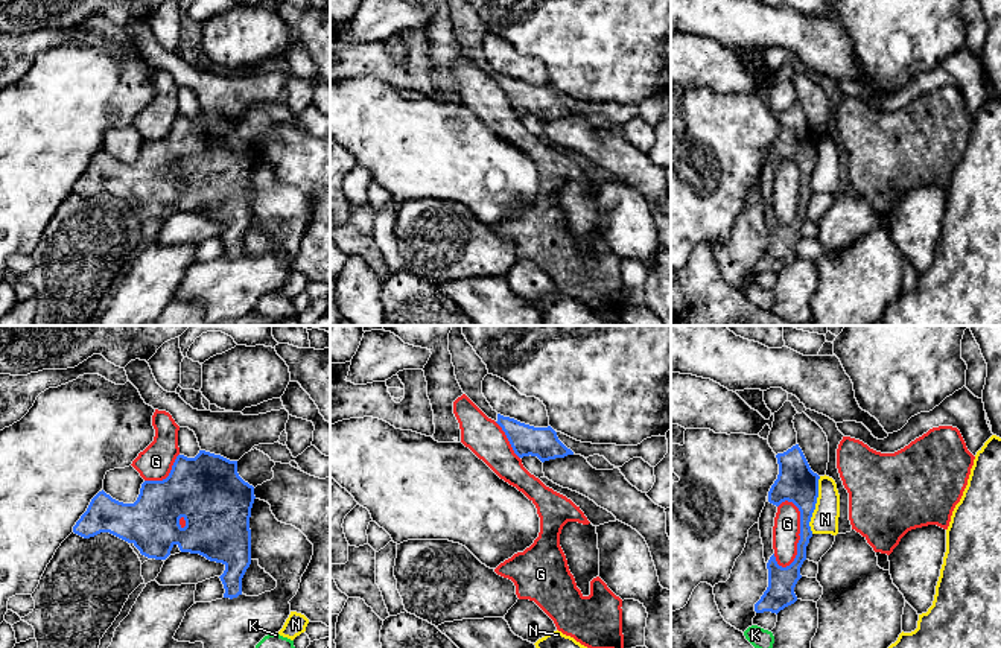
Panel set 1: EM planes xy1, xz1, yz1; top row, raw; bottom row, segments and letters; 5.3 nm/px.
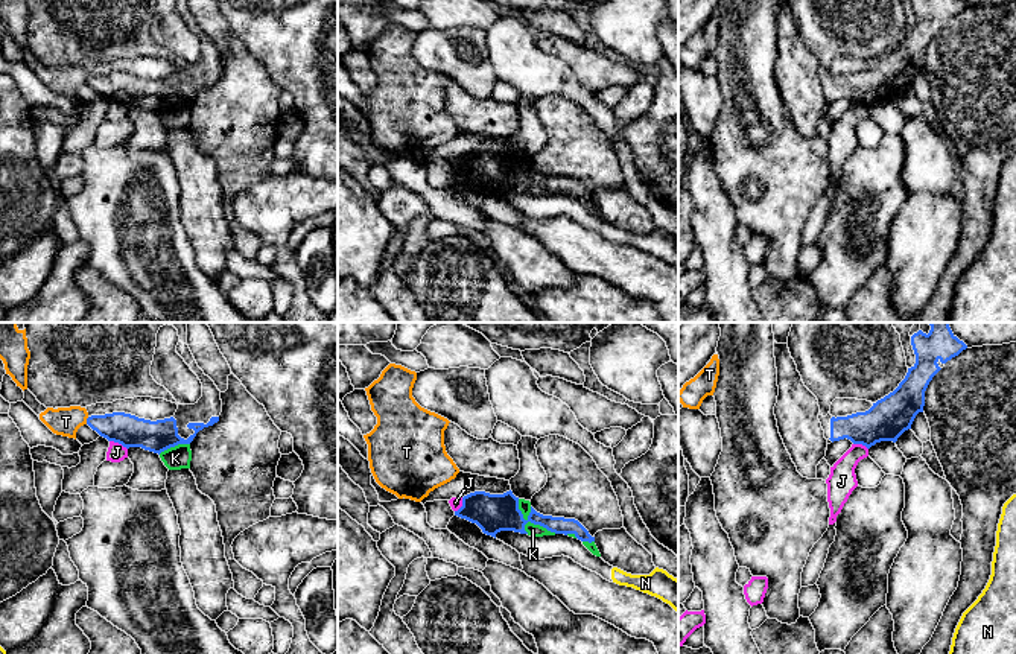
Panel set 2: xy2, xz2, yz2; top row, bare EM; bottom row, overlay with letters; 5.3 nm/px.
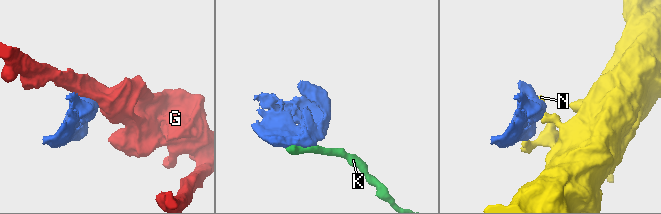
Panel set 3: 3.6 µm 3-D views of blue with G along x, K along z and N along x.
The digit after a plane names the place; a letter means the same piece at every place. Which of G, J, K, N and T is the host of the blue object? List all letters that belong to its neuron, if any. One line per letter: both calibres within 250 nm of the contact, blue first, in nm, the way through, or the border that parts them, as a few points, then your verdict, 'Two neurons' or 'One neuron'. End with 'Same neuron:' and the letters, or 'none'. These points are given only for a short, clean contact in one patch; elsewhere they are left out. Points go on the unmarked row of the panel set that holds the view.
G: Thickness 190 nm (blue) against 140 nm. Two neurons
J: Thickness 170 nm (blue) against 100 nm. Boundary: xy2 (110, 99), (126, 108). Two neurons
K: Thickness 200 nm (blue) against 70 nm. Boundary: xz2 (517, 158), (517, 168), (525, 178), (555, 192). Two neurons
N: Thickness 220 nm (blue) against 140 nm. Two neurons
T: Thickness 170 nm (blue) against 150 nm. Boundary: xy2 (88, 76), (85, 82). Two neurons
Same neuron: none

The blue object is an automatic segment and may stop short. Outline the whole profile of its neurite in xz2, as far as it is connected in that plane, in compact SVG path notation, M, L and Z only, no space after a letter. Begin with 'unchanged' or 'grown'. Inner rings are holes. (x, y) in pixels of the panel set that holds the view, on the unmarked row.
unchanged | M511 149L503 154L470 152L462 157L462 166L455 170L455 175L476 183L484 193L494 198L500 190L528 193L525 184L531 181L555 193L573 193L581 201L595 201L595 196L575 178L543 175L531 166L531 172L525 179L519 169L519 157Z

